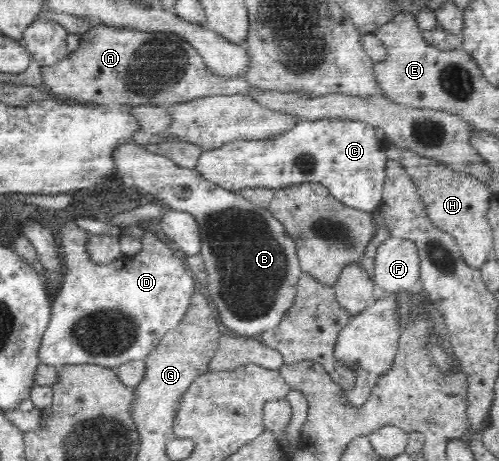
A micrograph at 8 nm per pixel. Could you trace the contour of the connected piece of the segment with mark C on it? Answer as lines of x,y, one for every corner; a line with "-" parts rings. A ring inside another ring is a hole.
299,120
291,130
265,140
237,139
216,149
202,151
195,170
209,182
231,192
245,188
287,188
297,184
319,183
326,186
331,196
345,204
370,213
382,205
382,188
386,179
386,144
377,140
374,127
358,120

